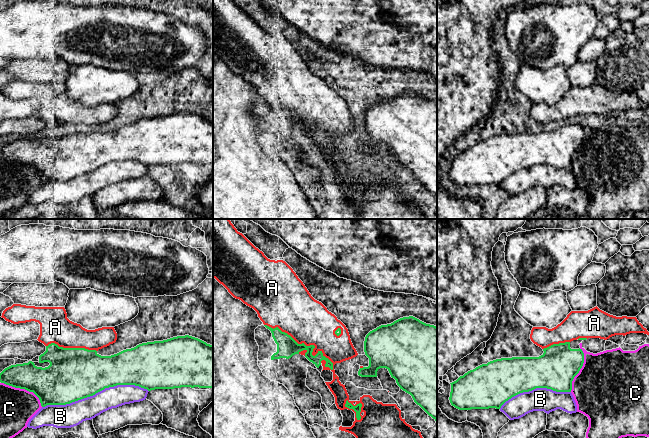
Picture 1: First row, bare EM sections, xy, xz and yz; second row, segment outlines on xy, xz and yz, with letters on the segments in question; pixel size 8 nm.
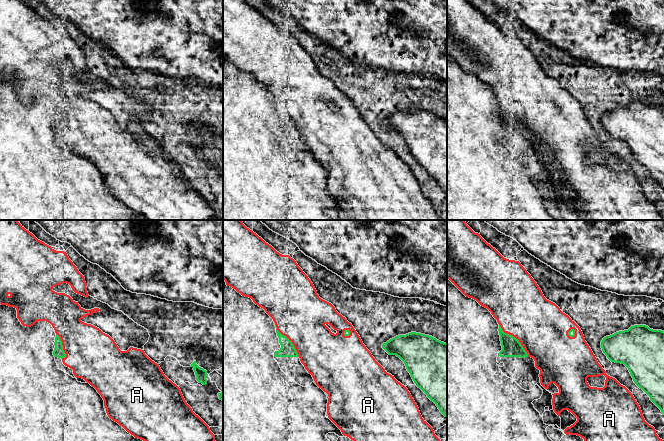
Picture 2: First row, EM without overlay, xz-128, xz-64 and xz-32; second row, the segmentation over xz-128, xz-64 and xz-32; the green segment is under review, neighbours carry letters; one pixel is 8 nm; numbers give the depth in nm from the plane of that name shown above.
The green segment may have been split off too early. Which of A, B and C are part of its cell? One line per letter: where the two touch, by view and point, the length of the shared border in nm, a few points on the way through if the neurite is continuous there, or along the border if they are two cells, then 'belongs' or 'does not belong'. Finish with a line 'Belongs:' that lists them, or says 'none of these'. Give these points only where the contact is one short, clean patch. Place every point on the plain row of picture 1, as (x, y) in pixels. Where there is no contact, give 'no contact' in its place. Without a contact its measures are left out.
A: contact xz (305, 121); length 650 nm; does not belong
B: contact xy (95, 169); length 850 nm; does not belong
C: contact xy (24, 164); length 380 nm; does not belong
Belongs: none of these

